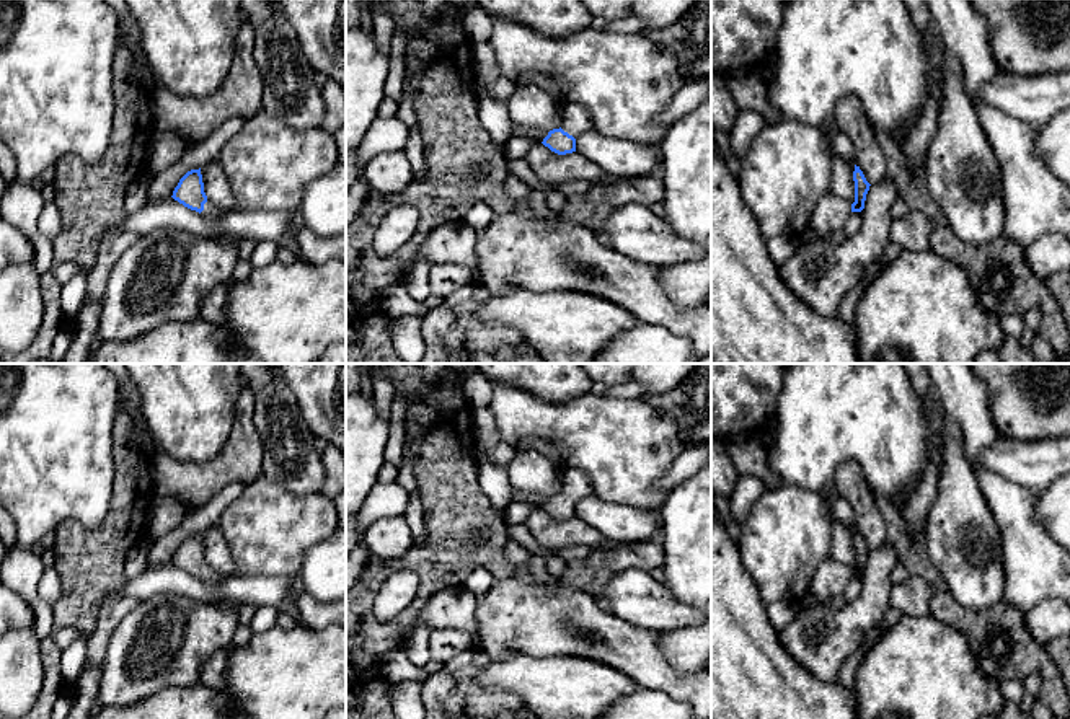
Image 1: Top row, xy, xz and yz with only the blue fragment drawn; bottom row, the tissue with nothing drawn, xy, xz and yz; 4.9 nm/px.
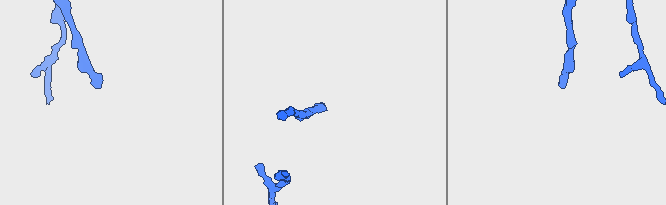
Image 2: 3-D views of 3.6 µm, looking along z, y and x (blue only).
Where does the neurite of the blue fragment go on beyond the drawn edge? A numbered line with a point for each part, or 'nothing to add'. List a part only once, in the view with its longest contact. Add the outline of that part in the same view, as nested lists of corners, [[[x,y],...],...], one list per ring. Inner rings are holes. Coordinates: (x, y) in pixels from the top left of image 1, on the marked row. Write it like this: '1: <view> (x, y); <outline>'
1: xz (576, 121); [[[564,104],[561,129],[576,139],[584,132],[594,130],[592,116],[579,104]]]

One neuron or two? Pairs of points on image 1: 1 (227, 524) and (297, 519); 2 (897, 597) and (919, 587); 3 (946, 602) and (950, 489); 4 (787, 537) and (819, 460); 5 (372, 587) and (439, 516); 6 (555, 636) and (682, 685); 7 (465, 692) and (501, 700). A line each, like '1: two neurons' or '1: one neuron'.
1: one neuron
2: one neuron
3: two neurons
4: two neurons
5: one neuron
6: one neuron
7: one neuron

